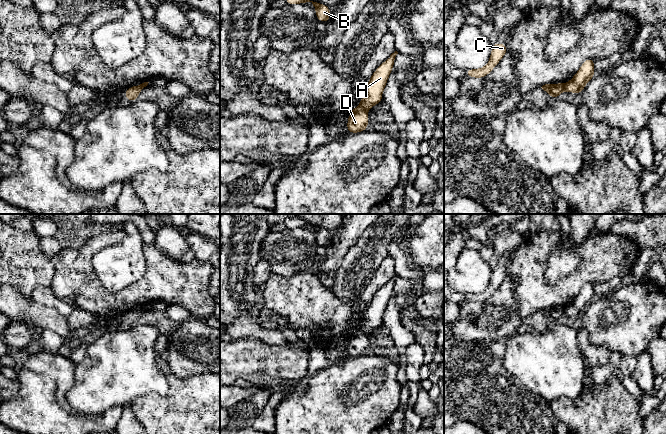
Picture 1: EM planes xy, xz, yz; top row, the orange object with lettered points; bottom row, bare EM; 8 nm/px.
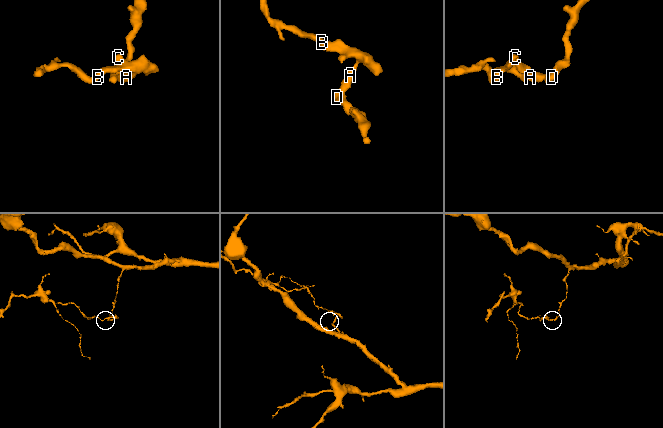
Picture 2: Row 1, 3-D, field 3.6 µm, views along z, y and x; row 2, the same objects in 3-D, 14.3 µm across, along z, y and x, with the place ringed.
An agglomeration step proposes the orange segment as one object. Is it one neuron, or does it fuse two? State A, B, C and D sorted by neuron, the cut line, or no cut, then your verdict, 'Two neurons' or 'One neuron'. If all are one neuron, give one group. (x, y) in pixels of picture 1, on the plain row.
Groups: A B C / D. Split along xz (359, 330), (366, 335). Two neurons

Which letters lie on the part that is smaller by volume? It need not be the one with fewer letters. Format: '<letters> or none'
A, B, C

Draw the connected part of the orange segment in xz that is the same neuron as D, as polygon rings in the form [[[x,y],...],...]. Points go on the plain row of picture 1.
[[[360,331],[353,332],[347,345],[348,357],[359,357],[366,353],[368,353],[367,335]]]

